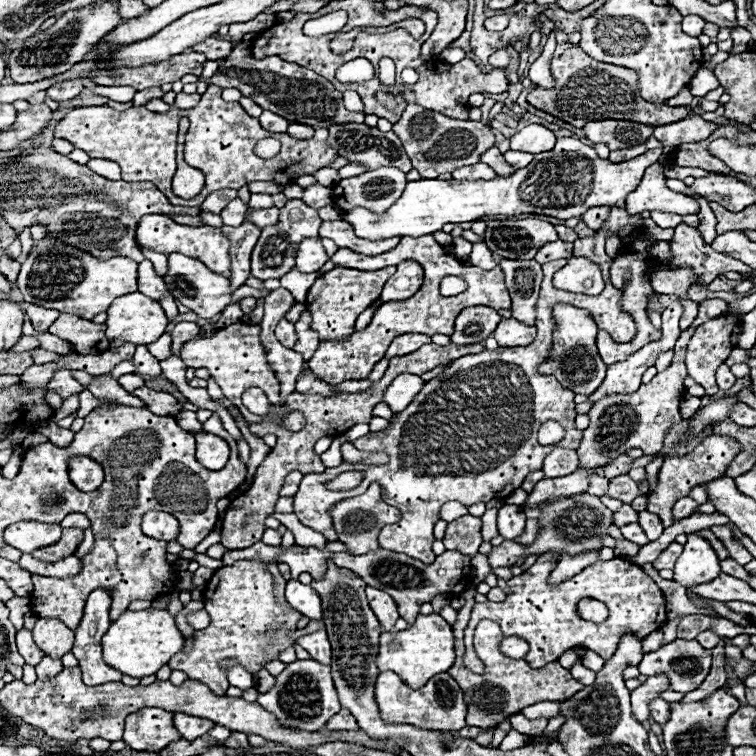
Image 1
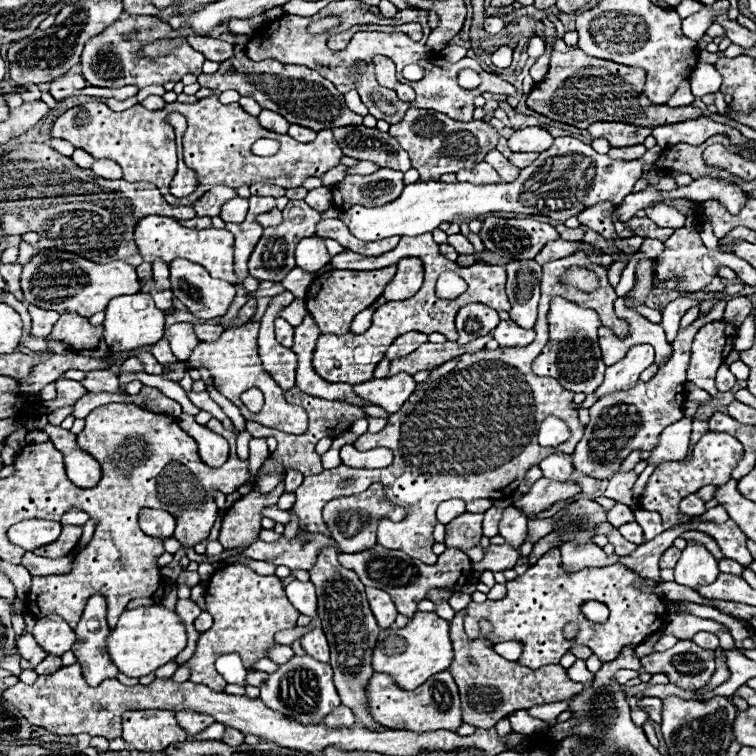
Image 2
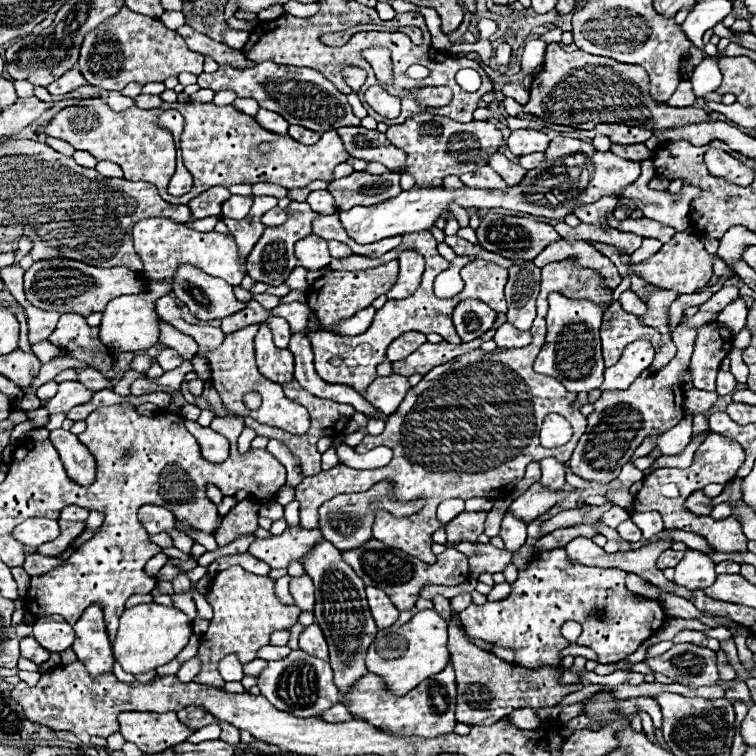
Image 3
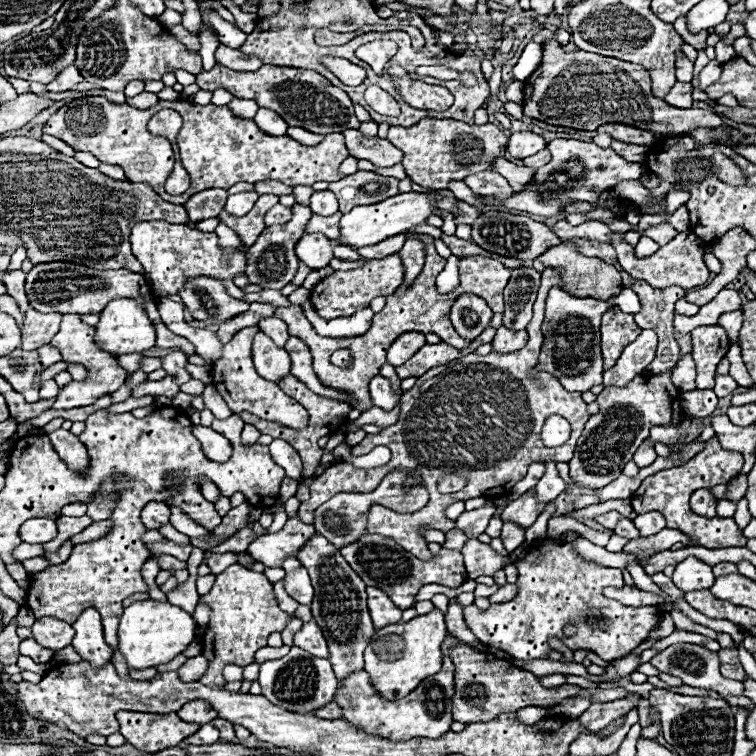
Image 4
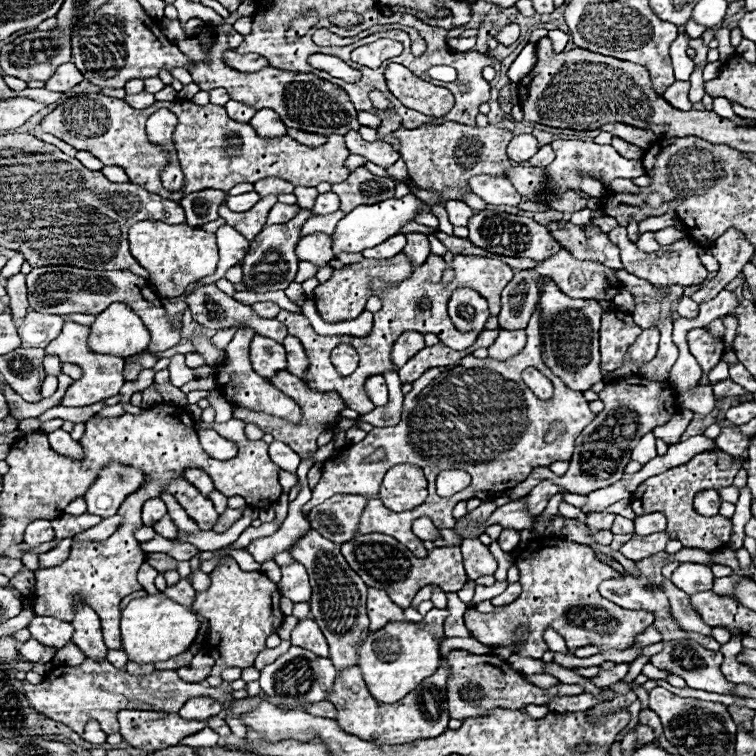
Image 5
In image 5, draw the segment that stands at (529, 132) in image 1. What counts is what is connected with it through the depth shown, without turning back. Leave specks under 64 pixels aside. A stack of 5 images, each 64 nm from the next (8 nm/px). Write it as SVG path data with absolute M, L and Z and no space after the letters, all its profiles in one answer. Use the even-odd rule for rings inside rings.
M518 134L508 144L508 156L514 162L526 162L534 152L538 152L538 140L532 134Z

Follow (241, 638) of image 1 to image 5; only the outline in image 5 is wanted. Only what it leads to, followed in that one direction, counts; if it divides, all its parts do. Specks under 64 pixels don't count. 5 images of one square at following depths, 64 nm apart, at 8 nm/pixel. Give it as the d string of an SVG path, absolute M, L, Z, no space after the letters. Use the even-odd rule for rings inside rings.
M228 560L214 572L210 572L212 586L206 592L198 592L194 600L194 612L200 612L210 622L210 634L204 652L214 658L210 676L204 680L210 686L222 684L220 672L228 666L248 668L254 664L258 652L266 648L266 638L280 630L284 614L278 606L280 592L274 582L270 582L262 572L244 572L238 568L236 560Z

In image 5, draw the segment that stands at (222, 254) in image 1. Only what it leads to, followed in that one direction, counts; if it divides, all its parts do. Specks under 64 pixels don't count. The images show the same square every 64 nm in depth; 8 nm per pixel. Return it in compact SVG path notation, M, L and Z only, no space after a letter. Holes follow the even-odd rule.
M142 220L130 228L128 240L132 256L150 272L148 280L154 284L154 290L166 298L182 296L188 284L194 284L216 272L216 236L202 228L192 228L188 224L164 224Z

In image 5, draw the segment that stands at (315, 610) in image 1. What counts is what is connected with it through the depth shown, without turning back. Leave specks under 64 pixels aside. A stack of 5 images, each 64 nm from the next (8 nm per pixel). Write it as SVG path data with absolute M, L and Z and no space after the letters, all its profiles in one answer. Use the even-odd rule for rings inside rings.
M298 562L292 566L282 566L282 580L278 582L278 588L282 596L294 602L306 602L310 600L310 594L312 594L312 588L308 584L308 574Z

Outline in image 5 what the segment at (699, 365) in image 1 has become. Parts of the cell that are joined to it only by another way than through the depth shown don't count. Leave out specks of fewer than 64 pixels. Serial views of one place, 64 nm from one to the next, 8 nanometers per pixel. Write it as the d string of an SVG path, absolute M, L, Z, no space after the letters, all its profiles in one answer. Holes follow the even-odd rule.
M694 328L688 332L688 346L690 352L694 354L694 358L698 360L700 368L702 368L702 378L700 384L708 386L708 372L720 362L726 346L722 338L714 338L708 330L704 328ZM718 340L718 342L716 342Z

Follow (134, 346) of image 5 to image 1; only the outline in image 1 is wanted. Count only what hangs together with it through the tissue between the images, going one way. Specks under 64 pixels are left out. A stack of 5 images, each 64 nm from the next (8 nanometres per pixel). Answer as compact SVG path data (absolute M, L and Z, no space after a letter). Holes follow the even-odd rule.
M124 294L108 308L106 320L108 340L132 342L132 344L150 344L156 342L168 326L168 318L162 306L140 294Z

